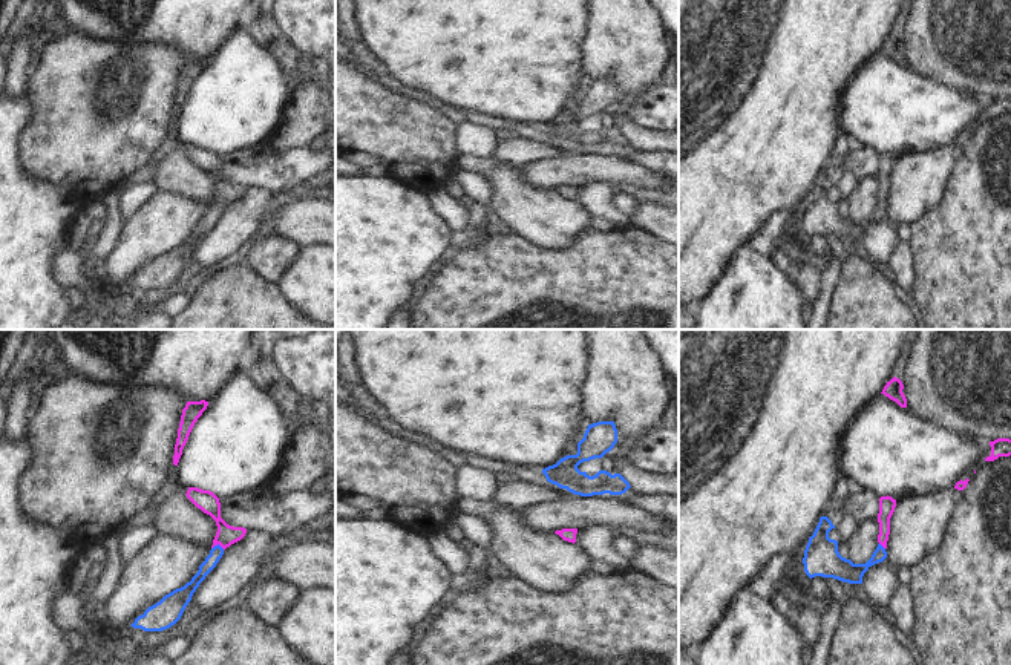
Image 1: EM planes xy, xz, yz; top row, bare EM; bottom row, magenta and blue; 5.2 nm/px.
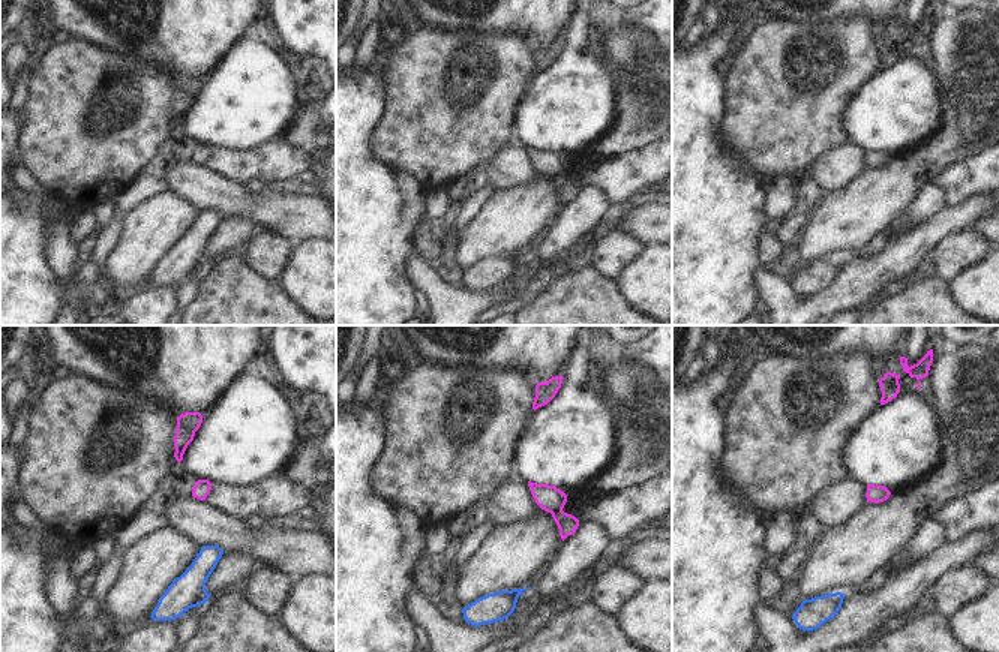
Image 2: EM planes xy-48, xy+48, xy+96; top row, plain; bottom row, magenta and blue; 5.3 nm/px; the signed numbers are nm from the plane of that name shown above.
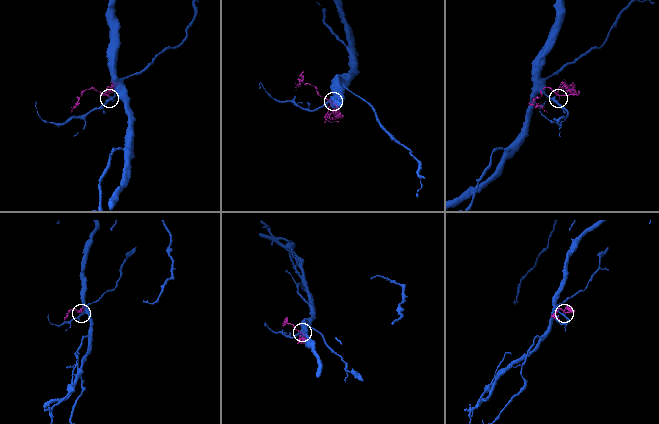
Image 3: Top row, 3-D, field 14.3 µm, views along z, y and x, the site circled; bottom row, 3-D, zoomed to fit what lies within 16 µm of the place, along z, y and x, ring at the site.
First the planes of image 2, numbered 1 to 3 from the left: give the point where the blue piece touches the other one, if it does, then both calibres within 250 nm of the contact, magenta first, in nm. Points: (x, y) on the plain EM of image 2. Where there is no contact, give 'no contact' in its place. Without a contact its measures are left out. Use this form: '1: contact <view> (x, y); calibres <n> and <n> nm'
1: no contact
2: no contact
3: no contact

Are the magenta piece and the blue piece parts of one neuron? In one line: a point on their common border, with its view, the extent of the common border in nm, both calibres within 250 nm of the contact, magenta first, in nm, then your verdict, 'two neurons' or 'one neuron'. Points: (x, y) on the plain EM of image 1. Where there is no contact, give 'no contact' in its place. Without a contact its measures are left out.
xy (218, 199) | 70 nm | 110/70 nm | one neuron

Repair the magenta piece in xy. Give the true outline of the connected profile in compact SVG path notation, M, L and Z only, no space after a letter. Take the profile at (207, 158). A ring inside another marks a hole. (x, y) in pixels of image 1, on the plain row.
M188 144L185 152L198 165L201 165L204 170L210 172L216 178L218 188L213 196L210 211L199 222L198 230L191 234L190 239L187 239L181 245L173 247L172 250L165 251L159 259L149 264L130 282L133 285L141 285L144 288L162 288L175 282L181 276L199 241L222 215L224 207L231 201L240 198L247 190L247 185L228 182L221 175L221 159L213 149L198 144Z

